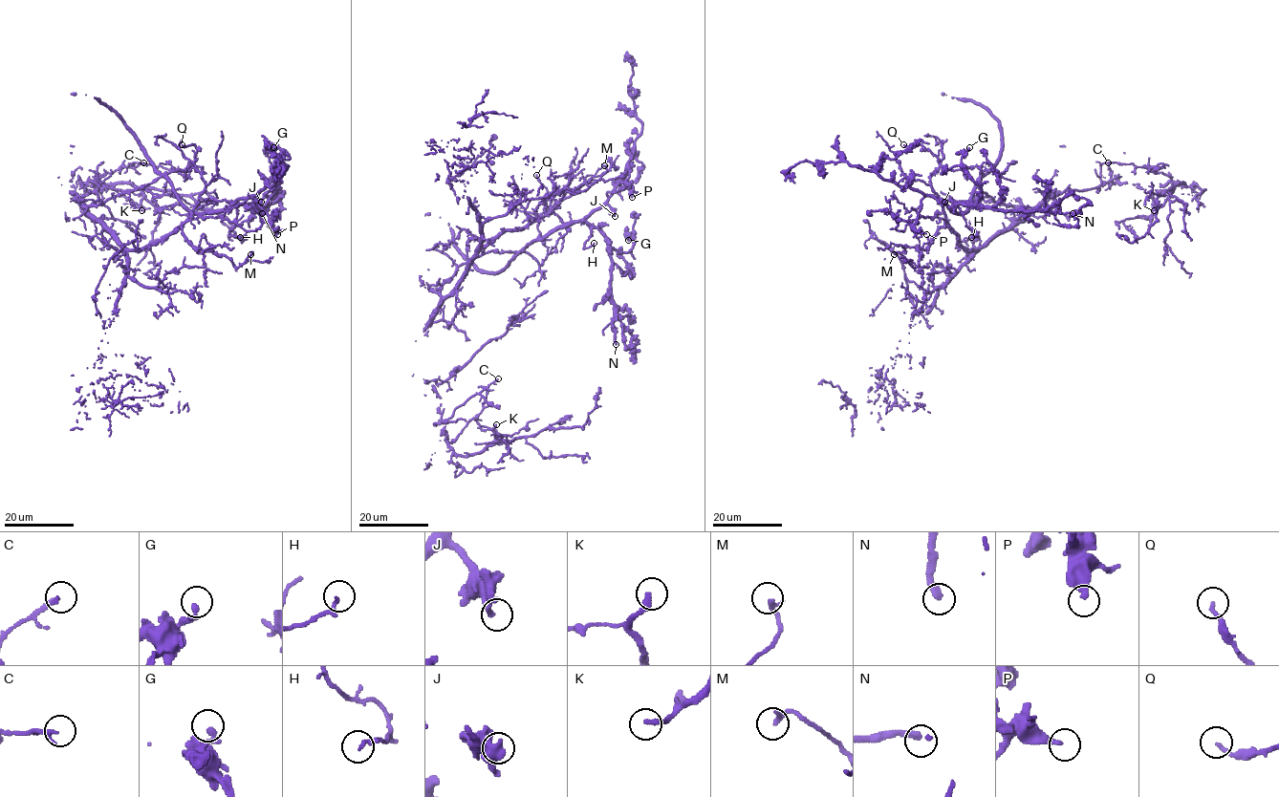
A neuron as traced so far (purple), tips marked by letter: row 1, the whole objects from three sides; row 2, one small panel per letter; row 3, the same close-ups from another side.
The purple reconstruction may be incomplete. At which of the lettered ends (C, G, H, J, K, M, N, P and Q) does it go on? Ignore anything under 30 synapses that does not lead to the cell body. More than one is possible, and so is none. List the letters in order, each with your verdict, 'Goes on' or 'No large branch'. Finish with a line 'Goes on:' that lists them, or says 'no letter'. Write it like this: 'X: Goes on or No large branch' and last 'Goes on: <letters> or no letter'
C: No large branch
G: No large branch
H: No large branch
J: Goes on
K: Goes on
M: No large branch
N: Goes on
P: No large branch
Q: Goes on
Goes on: J, K, N, Q

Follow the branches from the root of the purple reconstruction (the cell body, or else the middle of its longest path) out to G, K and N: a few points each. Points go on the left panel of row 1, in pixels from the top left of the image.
G: (136, 188), (162, 177), (170, 183), (175, 196), (195, 213), (256, 204), (279, 182), (279, 163), (273, 147)
K: (136, 188), (178, 170), (187, 177), (160, 197), (80, 183), (85, 190), (130, 183), (141, 193), (141, 210)
N: (136, 188), (162, 177), (170, 183), (175, 196), (192, 212), (212, 213), (251, 204), (262, 213)

